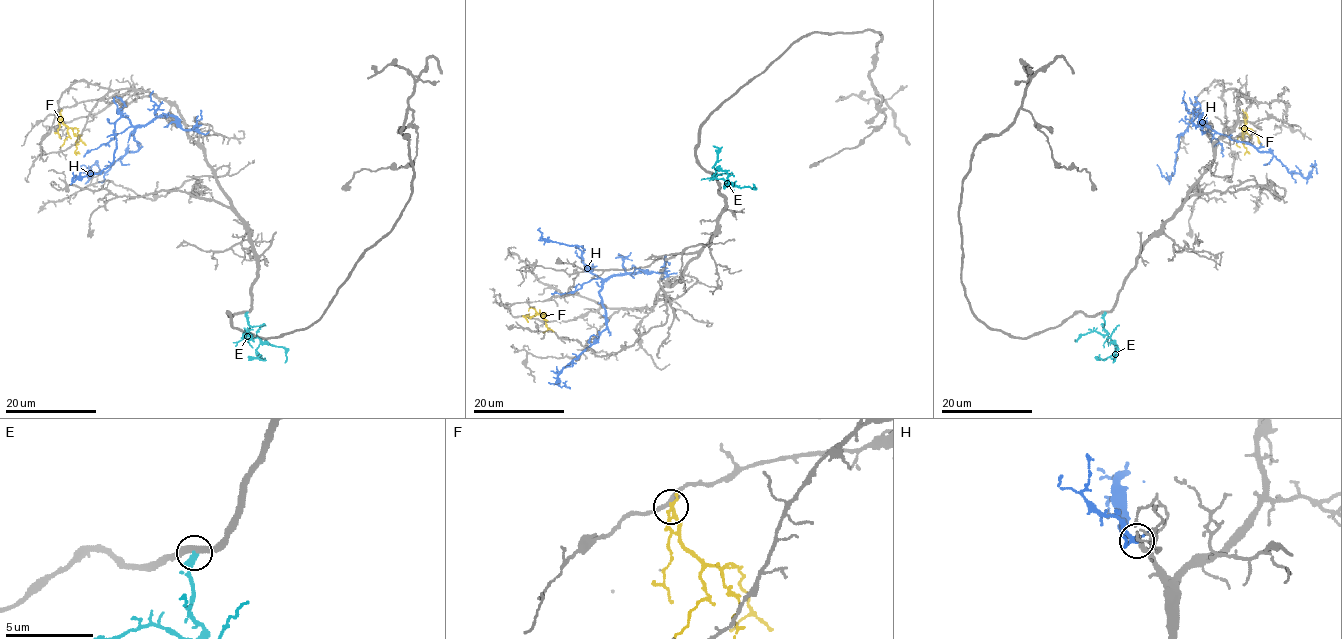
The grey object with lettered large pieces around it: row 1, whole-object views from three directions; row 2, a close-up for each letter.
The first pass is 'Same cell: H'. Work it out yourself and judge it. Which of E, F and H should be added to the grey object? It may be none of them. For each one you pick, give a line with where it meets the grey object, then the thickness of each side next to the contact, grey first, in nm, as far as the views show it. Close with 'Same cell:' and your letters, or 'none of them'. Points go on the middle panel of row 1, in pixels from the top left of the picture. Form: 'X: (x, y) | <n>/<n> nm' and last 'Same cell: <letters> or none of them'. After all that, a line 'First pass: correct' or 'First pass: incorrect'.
H: (667, 276) | 240/220 nm
Same cell: H
First pass: correct

